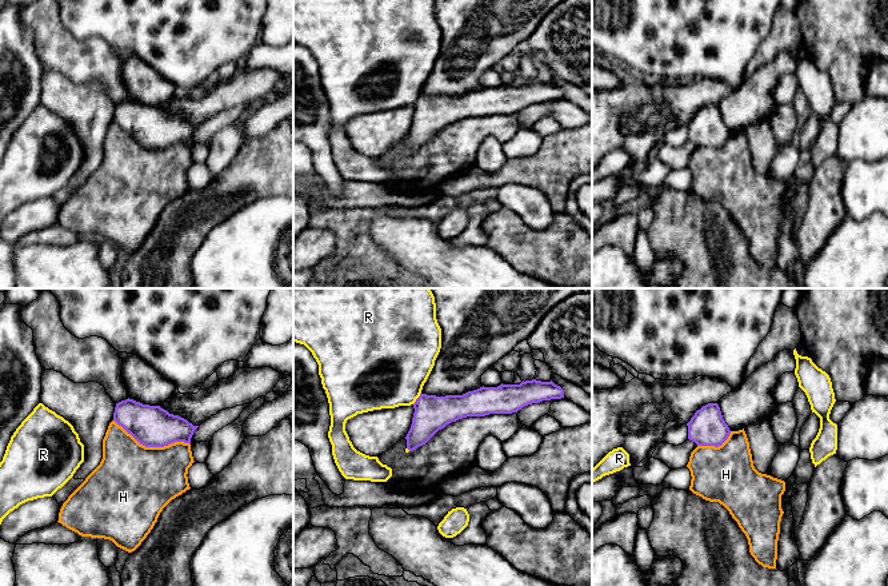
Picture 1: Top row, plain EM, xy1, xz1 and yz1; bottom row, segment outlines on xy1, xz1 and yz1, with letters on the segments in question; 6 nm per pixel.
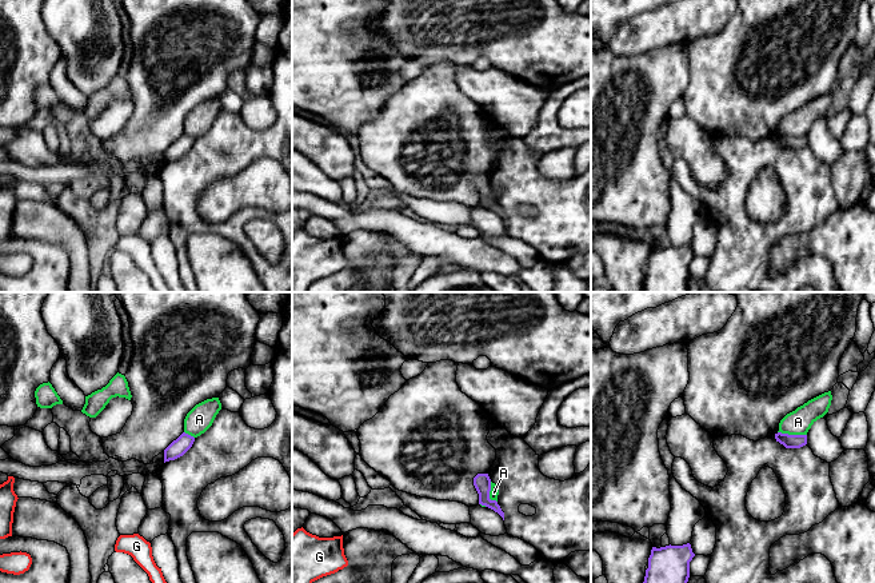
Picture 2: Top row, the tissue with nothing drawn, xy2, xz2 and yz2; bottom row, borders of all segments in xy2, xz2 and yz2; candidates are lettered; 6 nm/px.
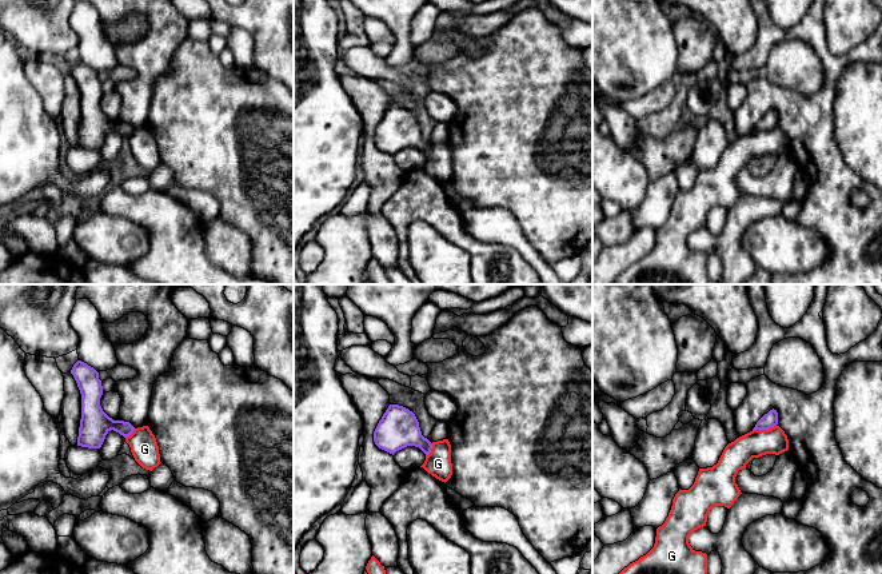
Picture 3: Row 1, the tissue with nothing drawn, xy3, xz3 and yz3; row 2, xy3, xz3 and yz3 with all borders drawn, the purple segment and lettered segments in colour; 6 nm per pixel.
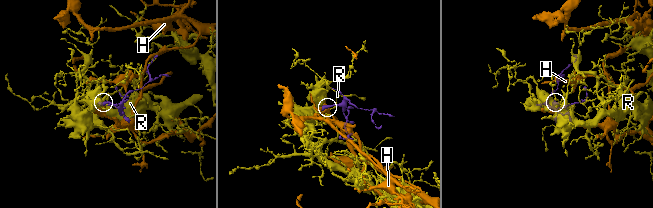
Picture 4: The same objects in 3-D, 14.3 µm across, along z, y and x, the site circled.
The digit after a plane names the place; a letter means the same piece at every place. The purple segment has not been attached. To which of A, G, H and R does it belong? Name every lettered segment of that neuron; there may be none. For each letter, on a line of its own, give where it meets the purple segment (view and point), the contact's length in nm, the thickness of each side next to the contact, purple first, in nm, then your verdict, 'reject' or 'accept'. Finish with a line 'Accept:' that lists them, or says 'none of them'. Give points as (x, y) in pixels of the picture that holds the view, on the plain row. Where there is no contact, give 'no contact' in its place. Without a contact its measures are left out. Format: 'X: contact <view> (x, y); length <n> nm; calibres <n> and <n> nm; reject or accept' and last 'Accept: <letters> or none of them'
A: contact yz2 (792, 136); length 180 nm; calibres 80 and 150 nm; reject
G: contact yz3 (763, 130); length 150 nm; calibres 90 and 160 nm; reject
H: contact xy1 (152, 147); length 480 nm; calibres 260 and 460 nm; reject
R: contact xz1 (418, 99); length 90 nm; calibres 220 and 460 nm; accept
Accept: R

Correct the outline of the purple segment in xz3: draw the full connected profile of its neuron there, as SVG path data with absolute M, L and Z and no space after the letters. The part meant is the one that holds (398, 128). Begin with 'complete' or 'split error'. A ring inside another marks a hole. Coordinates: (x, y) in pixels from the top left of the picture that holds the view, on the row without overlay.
complete; M399 105L388 107L374 132L374 143L392 156L407 147L415 147L427 158L432 150L431 143L422 136L415 115Z

